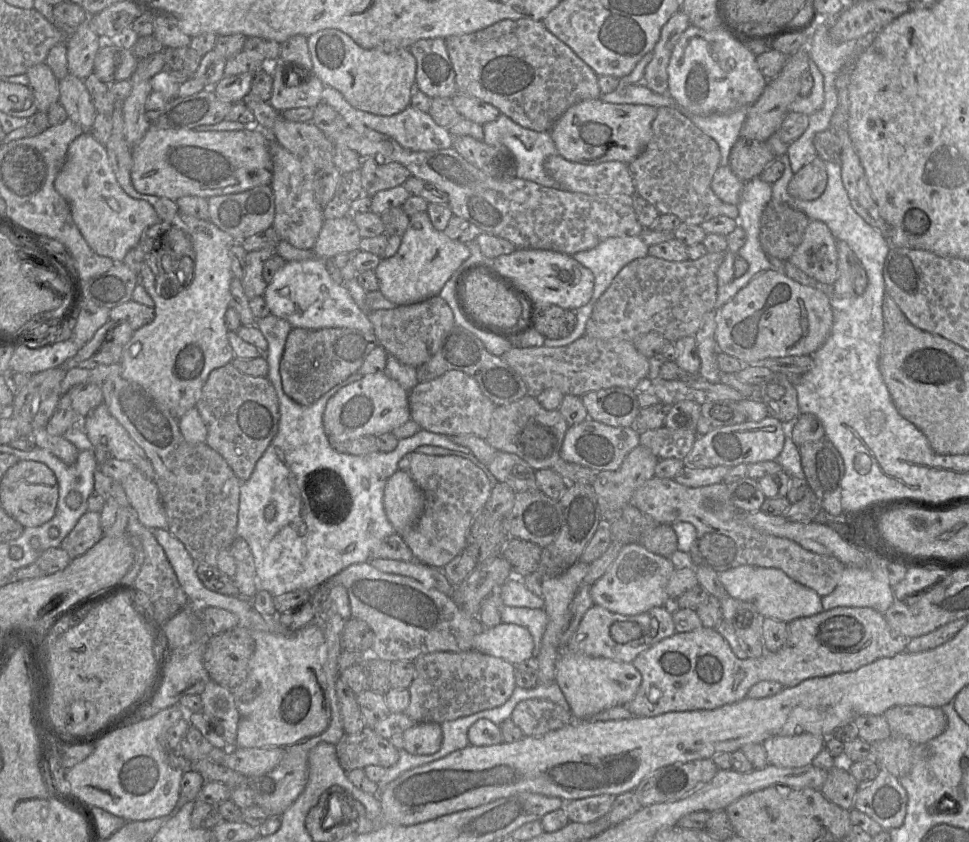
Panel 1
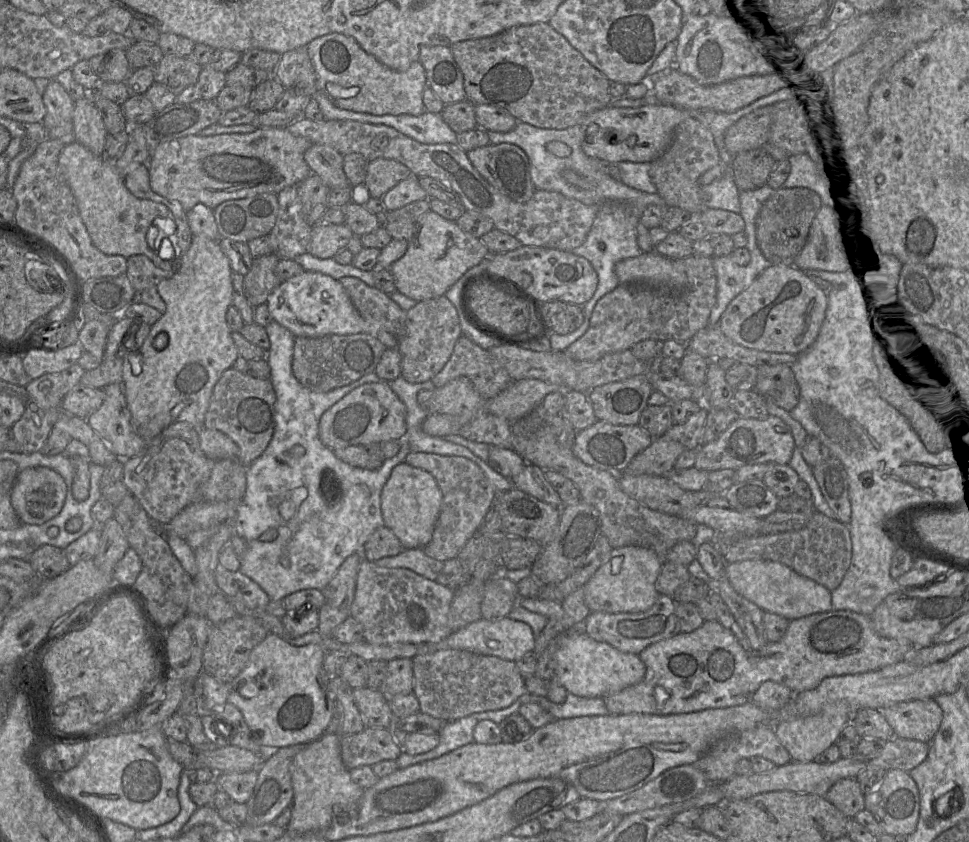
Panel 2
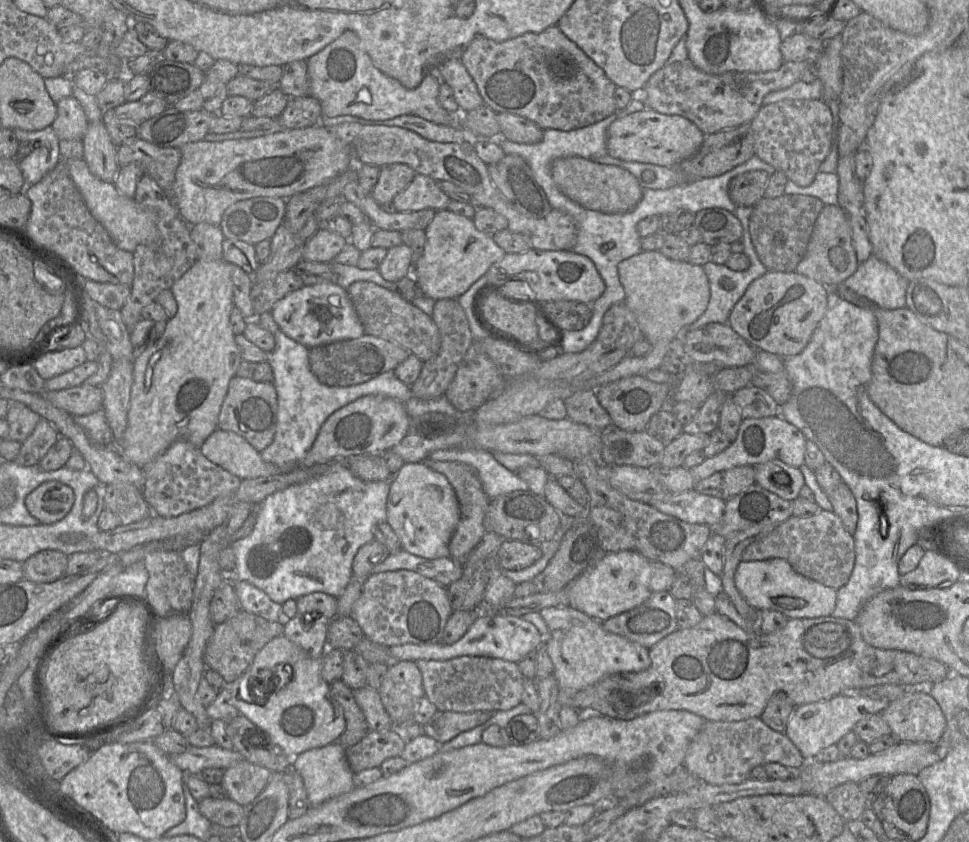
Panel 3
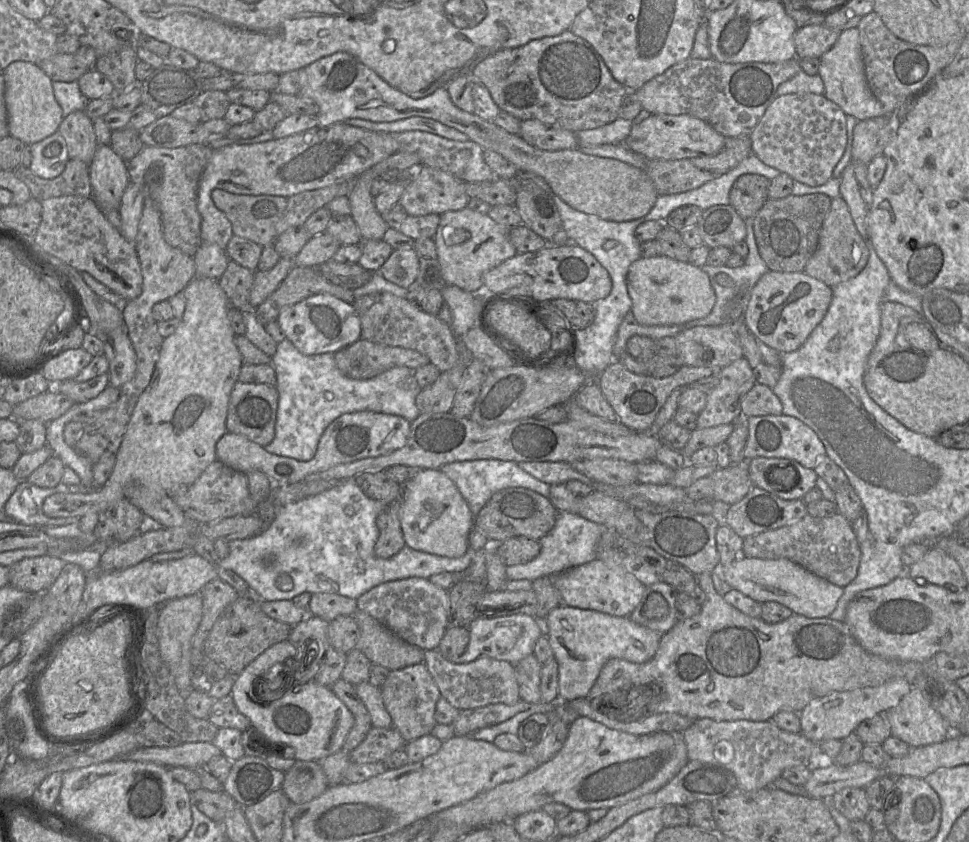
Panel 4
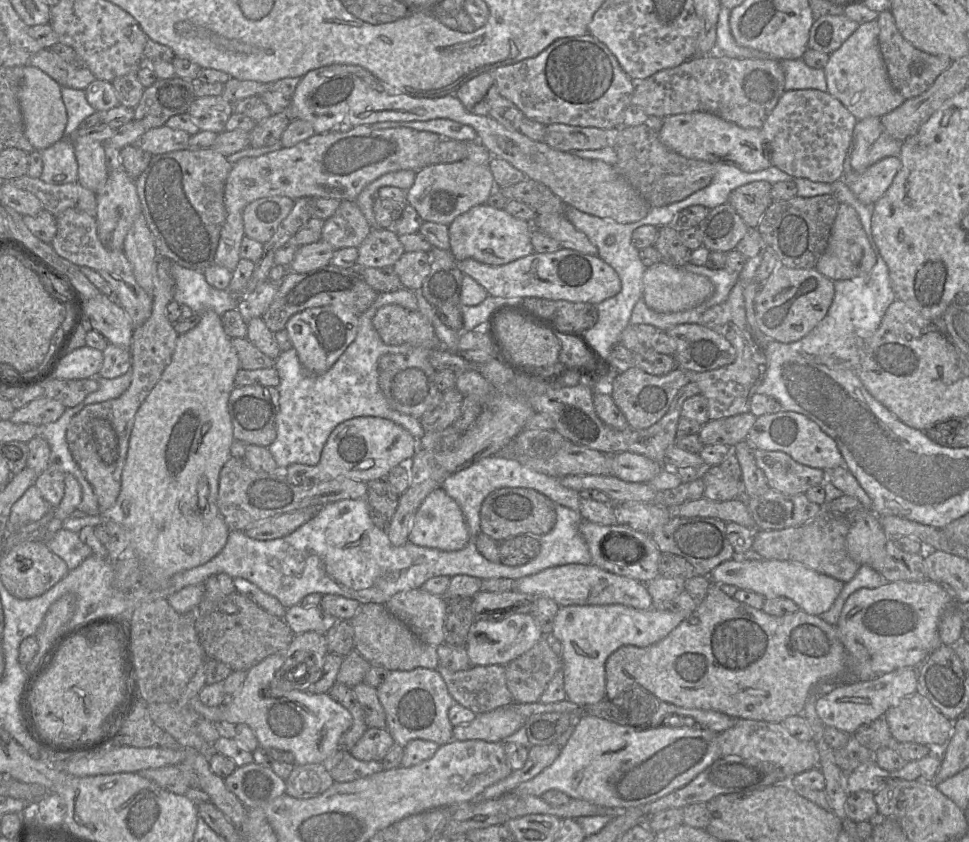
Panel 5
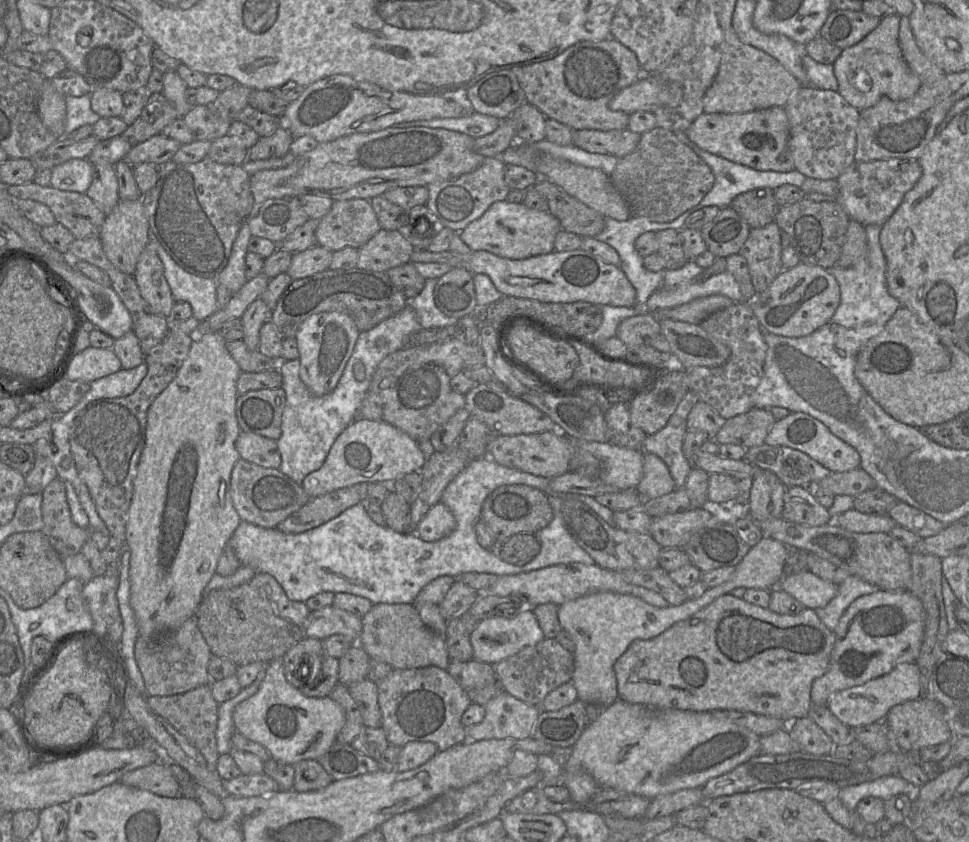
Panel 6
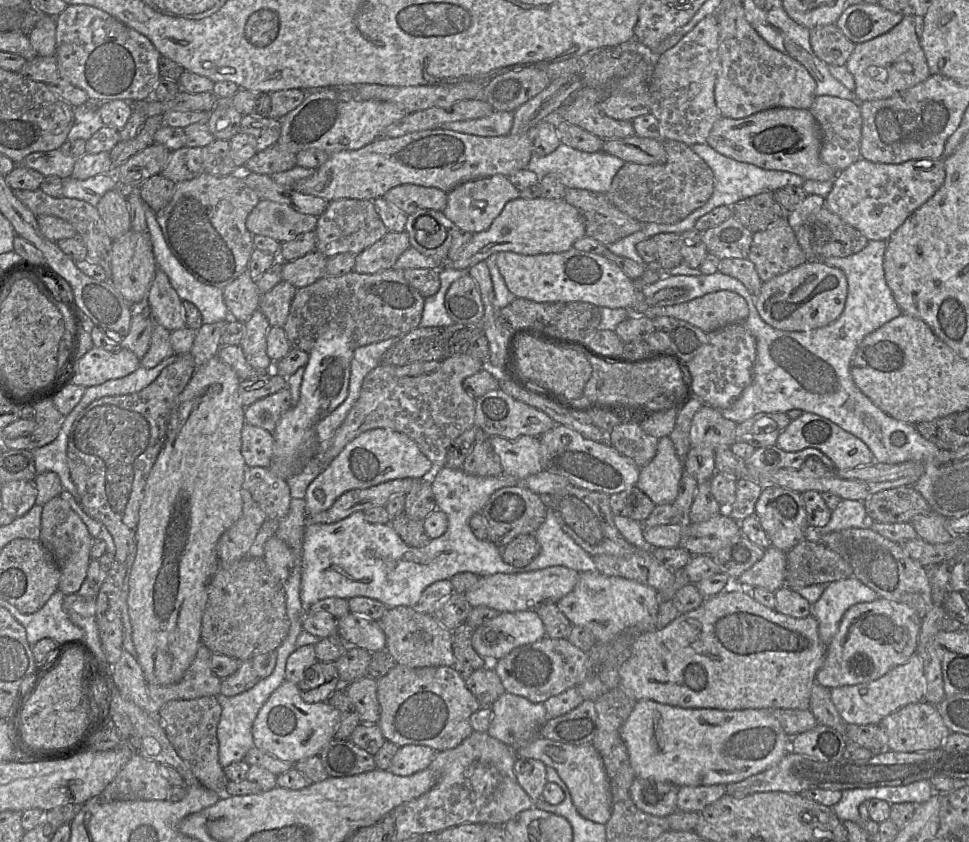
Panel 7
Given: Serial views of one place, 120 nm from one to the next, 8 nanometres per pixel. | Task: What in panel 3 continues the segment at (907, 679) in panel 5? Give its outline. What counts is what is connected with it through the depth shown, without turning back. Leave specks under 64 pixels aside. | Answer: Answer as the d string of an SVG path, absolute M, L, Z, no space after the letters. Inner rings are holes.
M838 695L828 700L798 706L795 707L784 734L797 747L806 761L816 761L816 756L821 750L837 744L844 735L853 731L856 723L865 715L881 714L889 703L888 699L873 699L864 695Z

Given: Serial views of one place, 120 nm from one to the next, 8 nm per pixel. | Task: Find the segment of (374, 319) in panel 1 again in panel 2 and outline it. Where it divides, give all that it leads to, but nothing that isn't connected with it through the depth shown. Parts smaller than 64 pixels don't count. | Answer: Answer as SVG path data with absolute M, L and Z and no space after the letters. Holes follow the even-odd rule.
M444 295L418 302L407 311L405 335L398 338L401 354L401 375L409 383L431 380L446 365L458 338L462 335L455 306Z

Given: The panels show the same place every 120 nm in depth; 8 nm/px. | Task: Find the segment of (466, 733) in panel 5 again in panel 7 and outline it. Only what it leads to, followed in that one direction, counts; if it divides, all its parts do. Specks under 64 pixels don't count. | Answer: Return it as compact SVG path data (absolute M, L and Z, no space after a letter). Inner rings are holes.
M504 693L490 706L492 719L487 733L502 743L517 748L532 741L548 719L543 703Z

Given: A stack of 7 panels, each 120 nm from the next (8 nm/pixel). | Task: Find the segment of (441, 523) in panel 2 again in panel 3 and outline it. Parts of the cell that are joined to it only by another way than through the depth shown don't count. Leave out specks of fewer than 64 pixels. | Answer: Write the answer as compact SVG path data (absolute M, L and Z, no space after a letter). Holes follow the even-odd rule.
M429 458L423 463L443 474L455 491L460 508L460 520L449 542L449 557L463 561L486 532L484 517L491 499L486 495L477 472L470 465L455 461L435 461Z

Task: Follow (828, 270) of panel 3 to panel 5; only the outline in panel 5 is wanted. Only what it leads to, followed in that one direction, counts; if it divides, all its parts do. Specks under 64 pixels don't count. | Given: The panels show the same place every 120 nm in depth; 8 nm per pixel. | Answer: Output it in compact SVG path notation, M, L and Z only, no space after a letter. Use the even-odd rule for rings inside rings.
M840 203L827 248L818 260L815 269L832 281L850 280L868 274L876 263L876 256L855 209Z

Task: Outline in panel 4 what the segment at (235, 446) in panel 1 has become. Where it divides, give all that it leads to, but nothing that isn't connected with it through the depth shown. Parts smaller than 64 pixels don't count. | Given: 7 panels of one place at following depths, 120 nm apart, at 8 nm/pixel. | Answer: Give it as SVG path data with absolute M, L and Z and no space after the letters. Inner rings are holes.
M237 381L230 394L226 429L230 433L242 435L264 447L268 445L275 436L277 408L278 391L275 386Z

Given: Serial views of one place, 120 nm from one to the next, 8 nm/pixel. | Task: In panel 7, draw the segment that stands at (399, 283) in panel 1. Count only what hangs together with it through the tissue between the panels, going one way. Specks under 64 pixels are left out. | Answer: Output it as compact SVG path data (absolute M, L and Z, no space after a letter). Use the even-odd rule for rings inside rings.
M518 198L506 203L487 230L472 234L471 240L453 258L447 258L447 266L451 269L468 270L497 252L509 251L521 255L565 252L585 236L585 225L579 211L563 199Z

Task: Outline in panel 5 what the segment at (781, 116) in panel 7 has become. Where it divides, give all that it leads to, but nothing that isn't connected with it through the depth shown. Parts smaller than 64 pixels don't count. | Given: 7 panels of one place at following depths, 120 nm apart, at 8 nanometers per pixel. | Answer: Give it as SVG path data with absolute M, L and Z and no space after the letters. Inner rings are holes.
M692 112L664 118L658 129L661 142L688 159L733 165L745 172L756 172L772 166L758 128L742 128L707 112Z

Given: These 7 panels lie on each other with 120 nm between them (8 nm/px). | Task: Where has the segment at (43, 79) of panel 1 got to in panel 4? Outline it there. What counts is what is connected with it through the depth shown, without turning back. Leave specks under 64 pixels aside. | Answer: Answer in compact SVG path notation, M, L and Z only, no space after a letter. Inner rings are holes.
M84 111L63 118L58 131L64 137L70 159L90 164L98 147L93 122Z

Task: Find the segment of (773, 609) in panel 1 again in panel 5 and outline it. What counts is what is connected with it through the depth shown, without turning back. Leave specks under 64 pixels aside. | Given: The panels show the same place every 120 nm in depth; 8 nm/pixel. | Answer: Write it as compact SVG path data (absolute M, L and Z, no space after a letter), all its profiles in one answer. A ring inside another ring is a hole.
M735 557L718 565L707 577L713 584L732 585L741 590L760 594L765 599L777 597L791 599L798 605L799 610L817 616L832 607L845 584L800 563L751 557Z

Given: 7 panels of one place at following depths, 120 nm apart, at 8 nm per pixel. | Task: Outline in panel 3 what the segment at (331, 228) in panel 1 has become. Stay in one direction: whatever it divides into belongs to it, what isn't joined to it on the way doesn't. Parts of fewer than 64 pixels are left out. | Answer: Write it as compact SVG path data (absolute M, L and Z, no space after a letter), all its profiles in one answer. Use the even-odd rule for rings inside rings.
M320 227L305 243L302 259L309 262L331 263L349 242L336 232Z

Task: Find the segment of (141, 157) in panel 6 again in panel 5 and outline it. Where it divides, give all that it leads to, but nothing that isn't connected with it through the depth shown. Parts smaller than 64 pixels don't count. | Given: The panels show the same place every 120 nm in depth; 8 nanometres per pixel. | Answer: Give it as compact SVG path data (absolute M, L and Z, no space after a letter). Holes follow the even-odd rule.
M163 125L147 130L133 145L152 155L158 155L187 149L190 137L185 131Z

